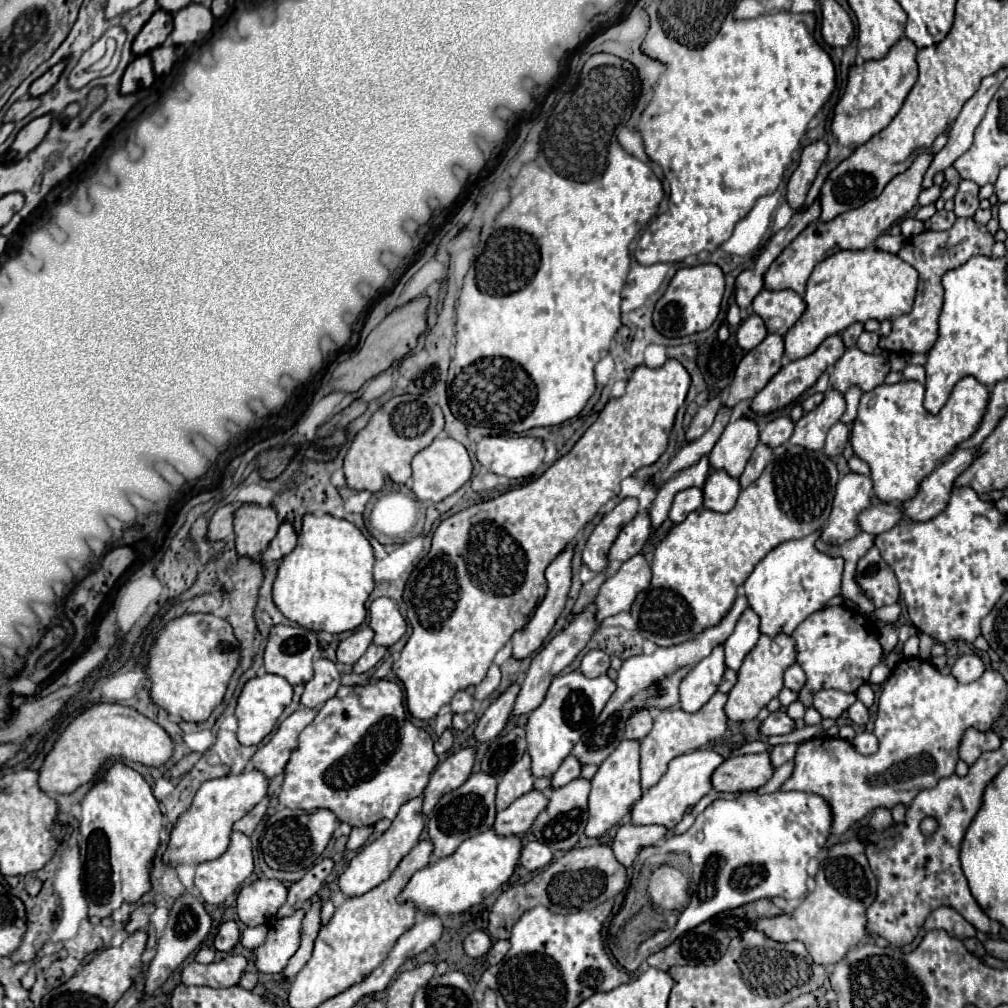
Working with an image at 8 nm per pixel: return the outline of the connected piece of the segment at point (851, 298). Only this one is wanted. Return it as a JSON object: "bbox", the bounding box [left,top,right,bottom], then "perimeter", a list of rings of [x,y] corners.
{"bbox":[783,248,919,360],"perimeter":[[[865,248],[861,252],[835,252],[833,256],[829,256],[821,264],[817,264],[817,268],[813,270],[813,274],[807,282],[807,292],[803,296],[803,300],[807,302],[807,310],[783,338],[785,340],[785,356],[789,360],[805,358],[805,356],[813,354],[825,338],[841,334],[847,326],[851,326],[855,322],[867,322],[871,318],[883,322],[883,320],[893,320],[901,314],[909,314],[913,308],[913,300],[915,300],[917,276],[919,276],[917,270],[913,266],[909,266],[907,262],[903,262],[897,254],[881,252],[875,248]]]}

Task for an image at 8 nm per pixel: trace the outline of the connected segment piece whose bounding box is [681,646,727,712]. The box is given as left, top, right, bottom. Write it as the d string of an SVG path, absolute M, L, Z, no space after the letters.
M717 646L681 682L681 708L685 712L697 712L703 704L707 704L717 692L725 670L727 666L723 646Z

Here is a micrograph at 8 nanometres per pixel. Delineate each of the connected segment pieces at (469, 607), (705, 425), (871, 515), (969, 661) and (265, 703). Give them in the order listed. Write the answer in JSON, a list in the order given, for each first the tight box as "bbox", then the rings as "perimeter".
[{"bbox":[393,360,691,718],"perimeter":[[[667,360],[661,368],[635,368],[627,382],[625,396],[609,400],[571,452],[547,468],[545,474],[521,488],[457,512],[439,524],[429,554],[405,586],[403,602],[413,634],[401,650],[401,658],[393,664],[393,672],[405,686],[407,710],[413,718],[435,718],[439,710],[451,702],[455,692],[477,686],[485,678],[495,654],[529,622],[533,610],[543,600],[547,592],[545,568],[551,560],[571,544],[577,532],[595,518],[603,504],[619,494],[623,478],[633,476],[633,472],[643,466],[655,464],[667,450],[675,414],[683,406],[689,386],[691,376],[677,360]]]},{"bbox":[685,396,721,442],"perimeter":[[[717,396],[717,398],[711,398],[703,408],[699,408],[699,412],[695,414],[691,426],[689,426],[687,432],[685,432],[685,440],[687,440],[687,442],[697,440],[701,434],[705,434],[705,432],[711,428],[719,406],[721,406],[721,400],[719,400],[719,396]]]},{"bbox":[857,502,903,536],"perimeter":[[[881,502],[881,504],[871,506],[865,512],[861,512],[857,522],[861,524],[863,532],[877,536],[877,534],[893,528],[901,518],[903,518],[903,506],[901,504],[883,504]]]},{"bbox":[953,654,985,682],"perimeter":[[[971,654],[971,656],[957,658],[957,662],[953,666],[953,676],[959,682],[975,682],[983,674],[983,670],[985,670],[985,666],[983,666],[981,658],[977,654]]]},{"bbox":[235,674,293,746],"perimeter":[[[265,674],[265,676],[251,678],[245,684],[245,688],[243,688],[241,696],[239,696],[237,708],[235,708],[235,716],[239,720],[237,740],[243,746],[255,746],[255,744],[259,744],[275,728],[275,722],[283,714],[285,706],[291,704],[291,698],[293,698],[293,686],[285,678],[275,676],[275,674]]]}]

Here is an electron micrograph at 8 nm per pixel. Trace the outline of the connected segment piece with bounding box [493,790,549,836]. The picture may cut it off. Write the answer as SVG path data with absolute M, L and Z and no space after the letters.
M531 790L525 796L517 798L507 810L499 812L493 824L493 830L499 836L511 836L511 834L523 834L531 828L539 812L547 806L547 796L539 790Z

